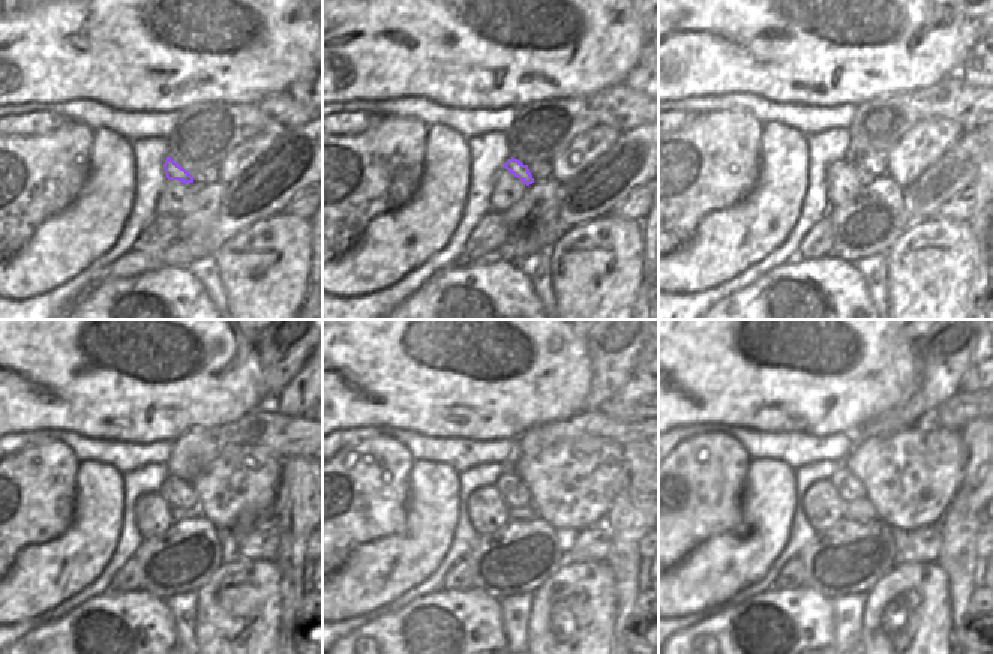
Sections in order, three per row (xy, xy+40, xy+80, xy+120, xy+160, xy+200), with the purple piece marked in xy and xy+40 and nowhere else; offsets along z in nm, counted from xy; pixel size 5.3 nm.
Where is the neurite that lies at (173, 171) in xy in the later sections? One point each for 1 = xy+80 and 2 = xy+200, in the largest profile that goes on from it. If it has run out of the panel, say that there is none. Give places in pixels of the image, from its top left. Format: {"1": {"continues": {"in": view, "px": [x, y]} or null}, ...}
{"1": {"continues": {"in": "xy+80", "px": [862, 176]}}, "2": {"continues": {"in": "xy+200", "px": [861, 510]}}}

